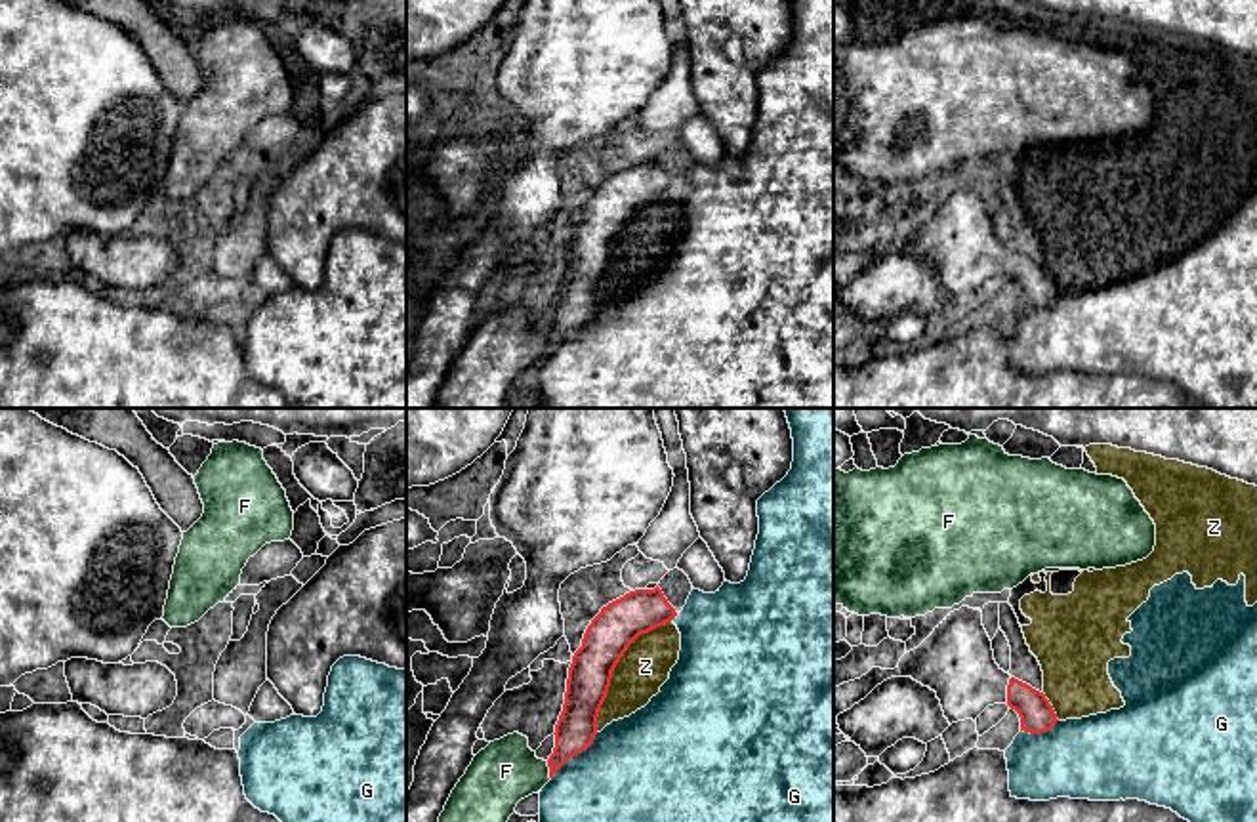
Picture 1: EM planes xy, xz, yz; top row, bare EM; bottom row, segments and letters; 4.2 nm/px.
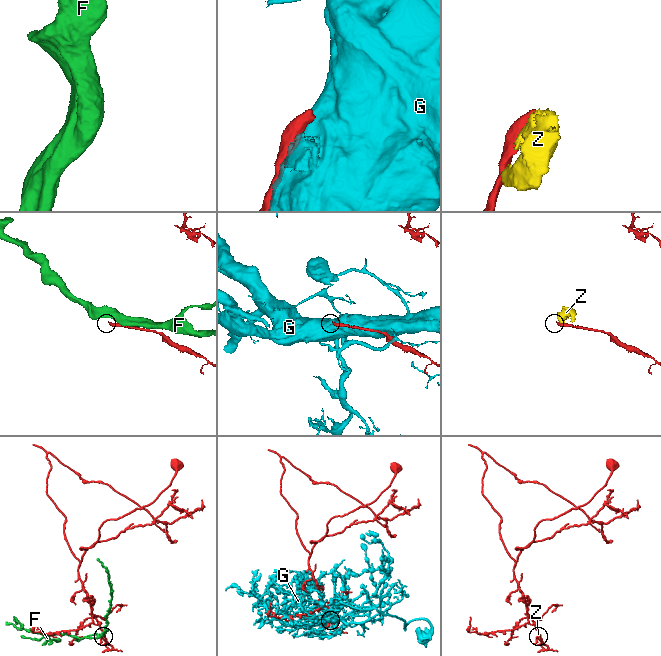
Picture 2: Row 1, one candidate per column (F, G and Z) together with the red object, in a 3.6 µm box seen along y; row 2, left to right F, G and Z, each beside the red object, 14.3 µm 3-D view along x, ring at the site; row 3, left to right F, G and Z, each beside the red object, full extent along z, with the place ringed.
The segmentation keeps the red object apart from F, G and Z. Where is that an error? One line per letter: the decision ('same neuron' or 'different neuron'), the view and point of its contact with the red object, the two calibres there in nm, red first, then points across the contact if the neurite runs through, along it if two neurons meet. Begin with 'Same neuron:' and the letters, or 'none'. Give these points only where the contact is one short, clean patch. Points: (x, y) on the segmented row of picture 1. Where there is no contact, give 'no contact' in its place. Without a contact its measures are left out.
Same neuron: none
F: different neuron | xz (550, 771) | 170/280 nm
G: different neuron | xz (575, 754) | 170/400 nm
Z: different neuron | xz (615, 666) | 190/220 nm

